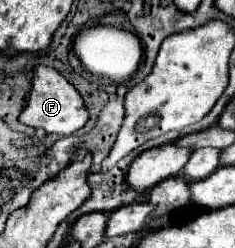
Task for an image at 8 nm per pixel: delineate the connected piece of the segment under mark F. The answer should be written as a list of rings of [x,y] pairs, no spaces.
[[[37,65],[31,79],[31,93],[27,97],[27,105],[23,107],[19,121],[37,129],[43,129],[45,133],[59,133],[59,135],[71,135],[79,131],[89,119],[87,109],[83,107],[83,99],[77,93],[77,89],[53,67]]]

